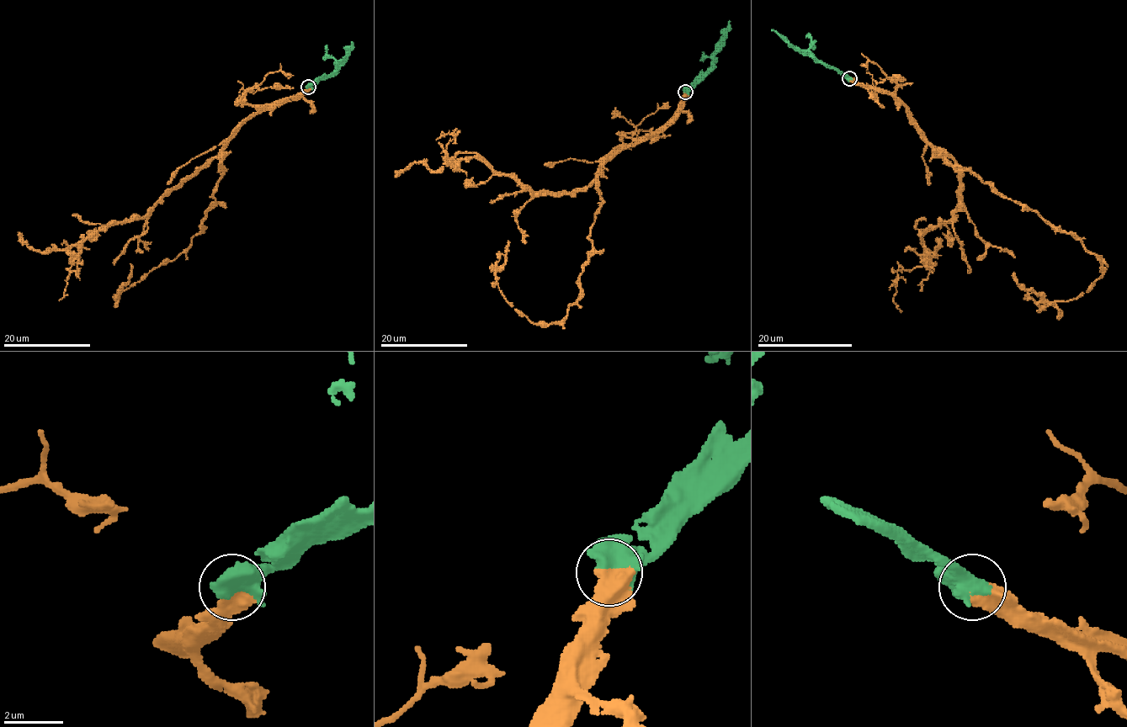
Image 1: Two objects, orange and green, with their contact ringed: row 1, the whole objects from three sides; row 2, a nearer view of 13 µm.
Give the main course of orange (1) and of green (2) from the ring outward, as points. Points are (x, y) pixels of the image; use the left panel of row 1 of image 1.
1: (308, 86), (263, 106), (223, 148), (215, 202), (185, 251), (119, 289), (130, 263)
2: (308, 86), (333, 71), (352, 41)

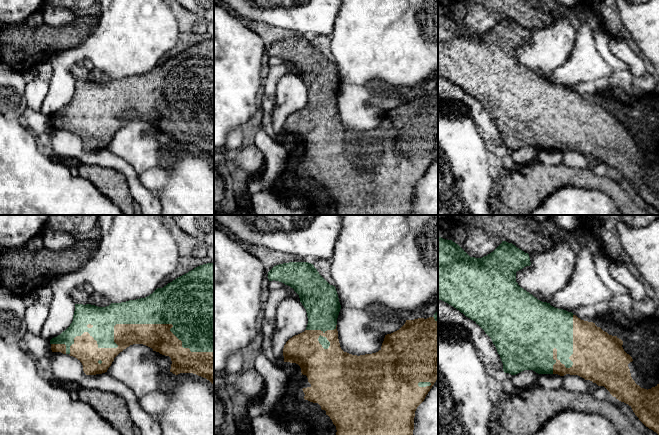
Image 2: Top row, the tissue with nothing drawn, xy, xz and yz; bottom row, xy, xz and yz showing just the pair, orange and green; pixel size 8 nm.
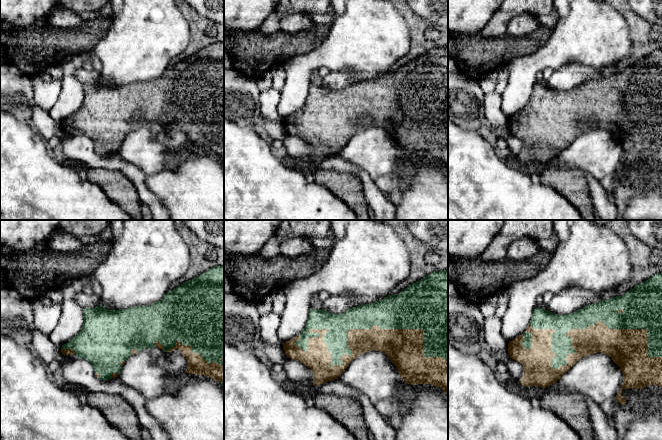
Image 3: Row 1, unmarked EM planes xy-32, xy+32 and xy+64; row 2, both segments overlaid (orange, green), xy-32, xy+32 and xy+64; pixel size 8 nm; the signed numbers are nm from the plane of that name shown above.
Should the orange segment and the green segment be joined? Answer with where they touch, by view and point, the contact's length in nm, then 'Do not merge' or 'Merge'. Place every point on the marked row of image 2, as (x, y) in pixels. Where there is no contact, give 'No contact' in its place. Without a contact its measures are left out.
Touches orange at xy (132, 324). Shared border 1150 nm. Merge

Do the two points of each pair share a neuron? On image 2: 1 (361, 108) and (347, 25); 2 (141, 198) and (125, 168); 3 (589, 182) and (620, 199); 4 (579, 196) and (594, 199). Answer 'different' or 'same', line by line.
1: different
2: same
3: same
4: same

